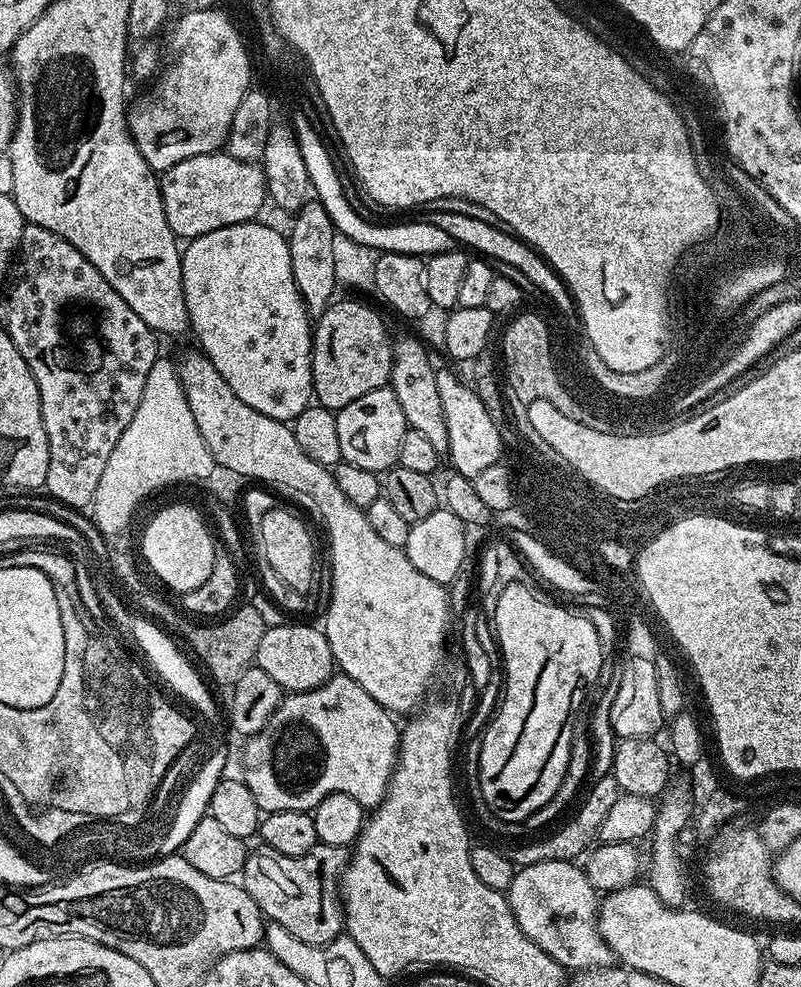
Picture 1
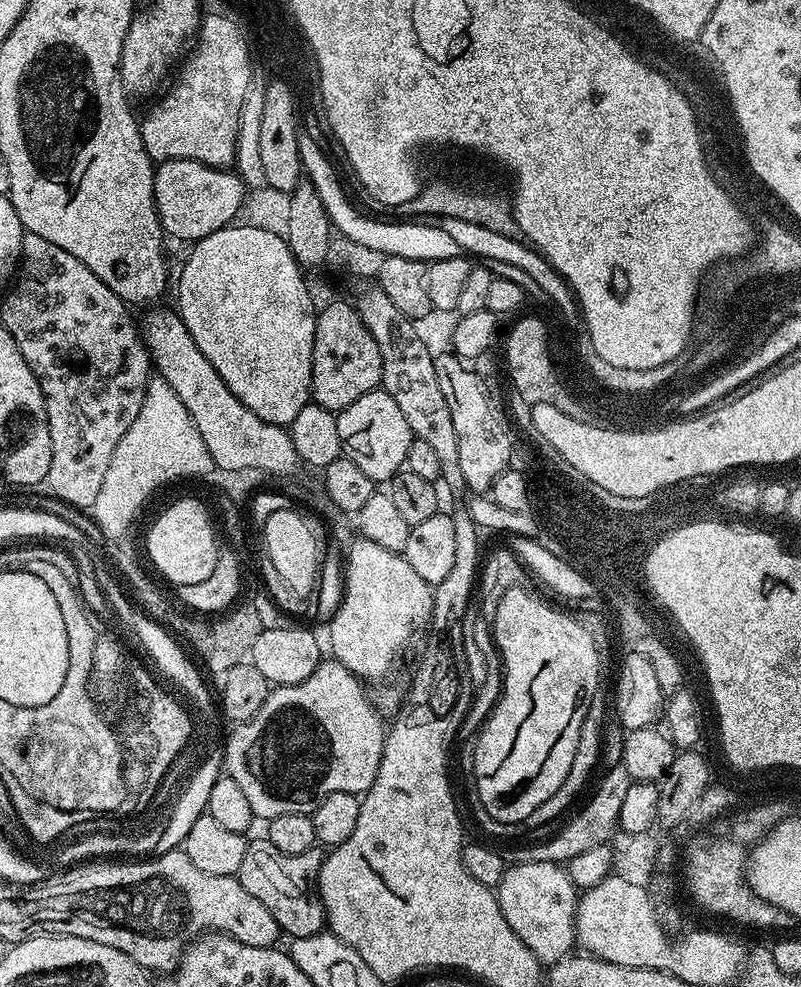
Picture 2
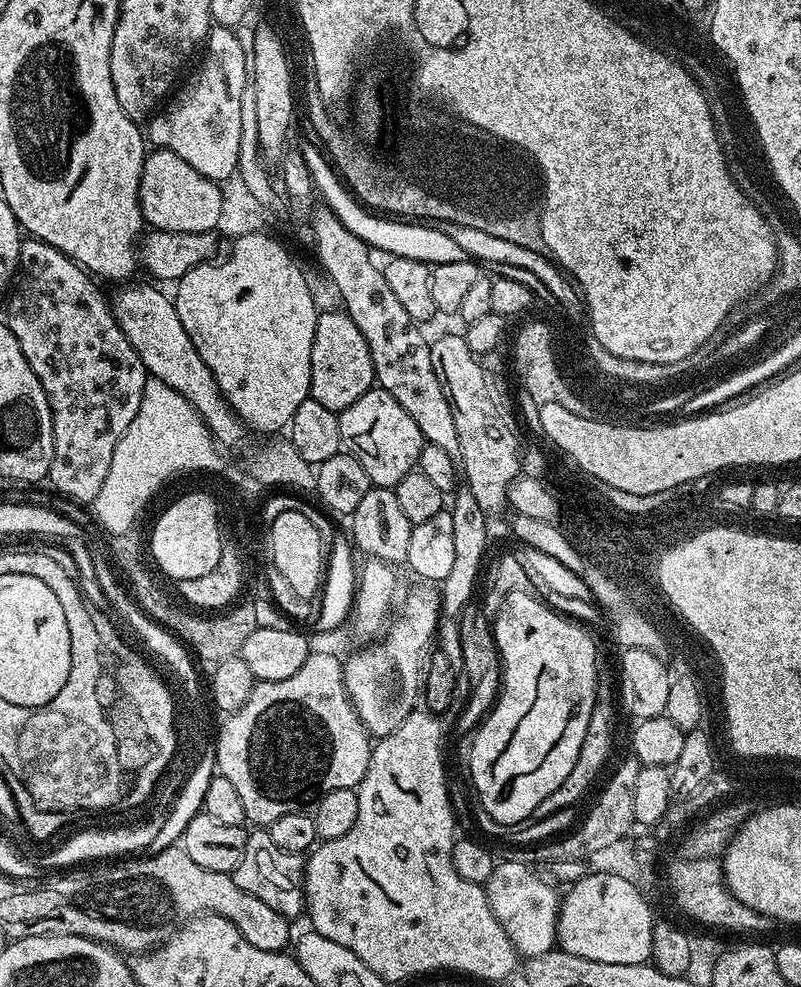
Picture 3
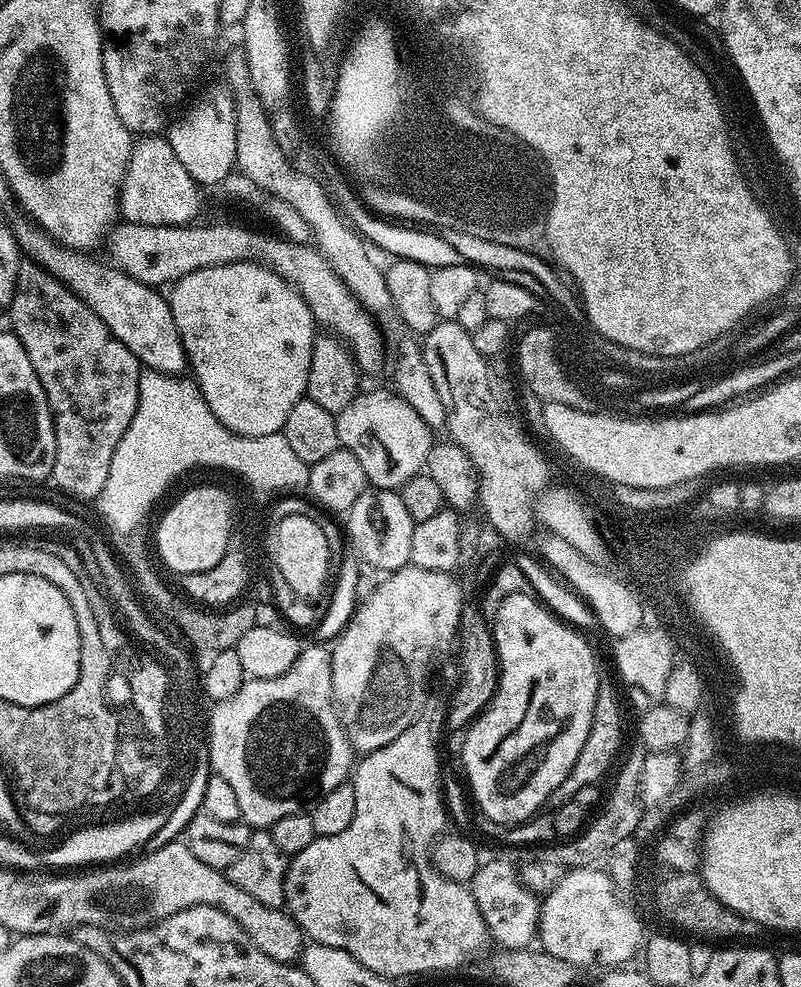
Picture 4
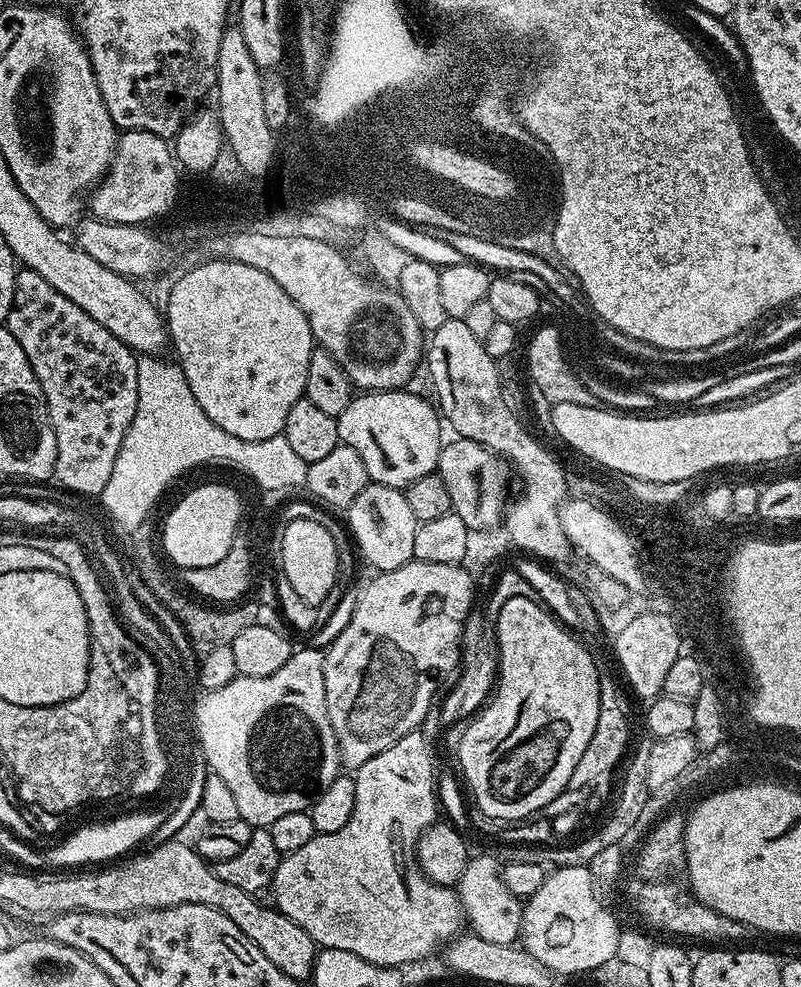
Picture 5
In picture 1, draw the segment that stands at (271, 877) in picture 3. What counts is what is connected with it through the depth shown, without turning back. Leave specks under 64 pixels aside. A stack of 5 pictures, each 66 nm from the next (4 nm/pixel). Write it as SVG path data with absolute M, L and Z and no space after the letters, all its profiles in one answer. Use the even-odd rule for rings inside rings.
M319 842L301 856L278 854L278 850L263 846L253 847L244 863L242 883L250 898L258 902L261 914L271 923L286 926L298 942L328 946L346 928L340 877L348 866L349 855L348 848L335 848Z

